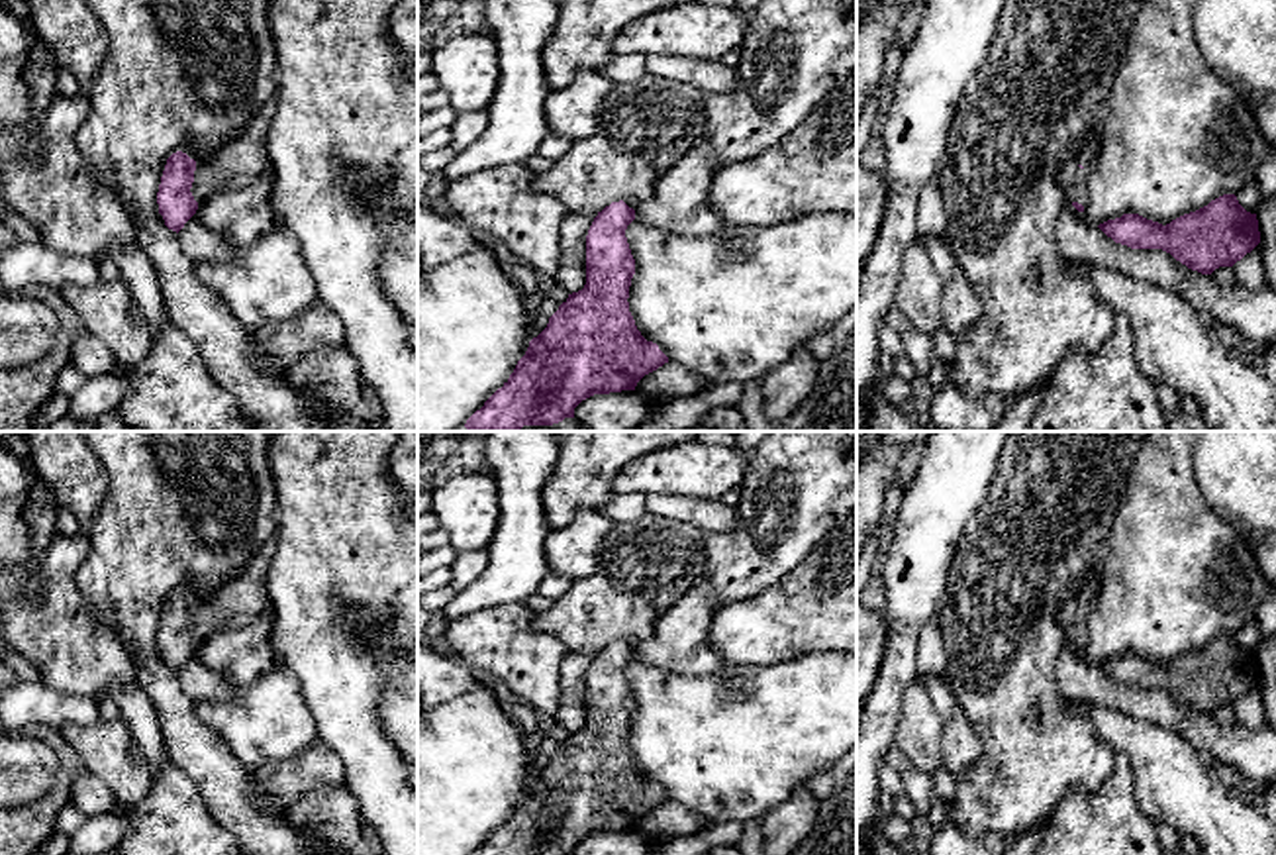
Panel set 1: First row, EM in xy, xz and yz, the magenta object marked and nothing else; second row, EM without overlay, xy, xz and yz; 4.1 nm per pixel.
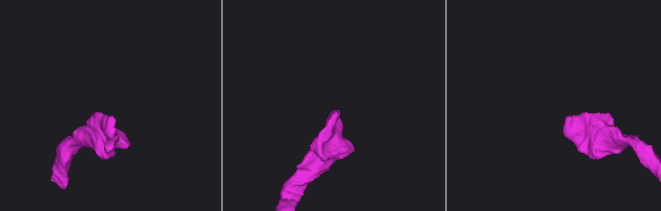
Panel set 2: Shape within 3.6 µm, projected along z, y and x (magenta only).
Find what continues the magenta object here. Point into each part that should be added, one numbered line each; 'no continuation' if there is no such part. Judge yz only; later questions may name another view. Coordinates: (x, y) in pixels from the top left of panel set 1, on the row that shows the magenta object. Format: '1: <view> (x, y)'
1: yz (1075, 181)

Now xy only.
1: xy (244, 159)

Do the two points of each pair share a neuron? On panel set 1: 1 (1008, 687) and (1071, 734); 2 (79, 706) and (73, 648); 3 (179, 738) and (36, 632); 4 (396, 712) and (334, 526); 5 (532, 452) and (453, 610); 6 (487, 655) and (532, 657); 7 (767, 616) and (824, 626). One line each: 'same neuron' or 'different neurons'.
1: same neuron
2: different neurons
3: different neurons
4: different neurons
5: same neuron
6: same neuron
7: same neuron

